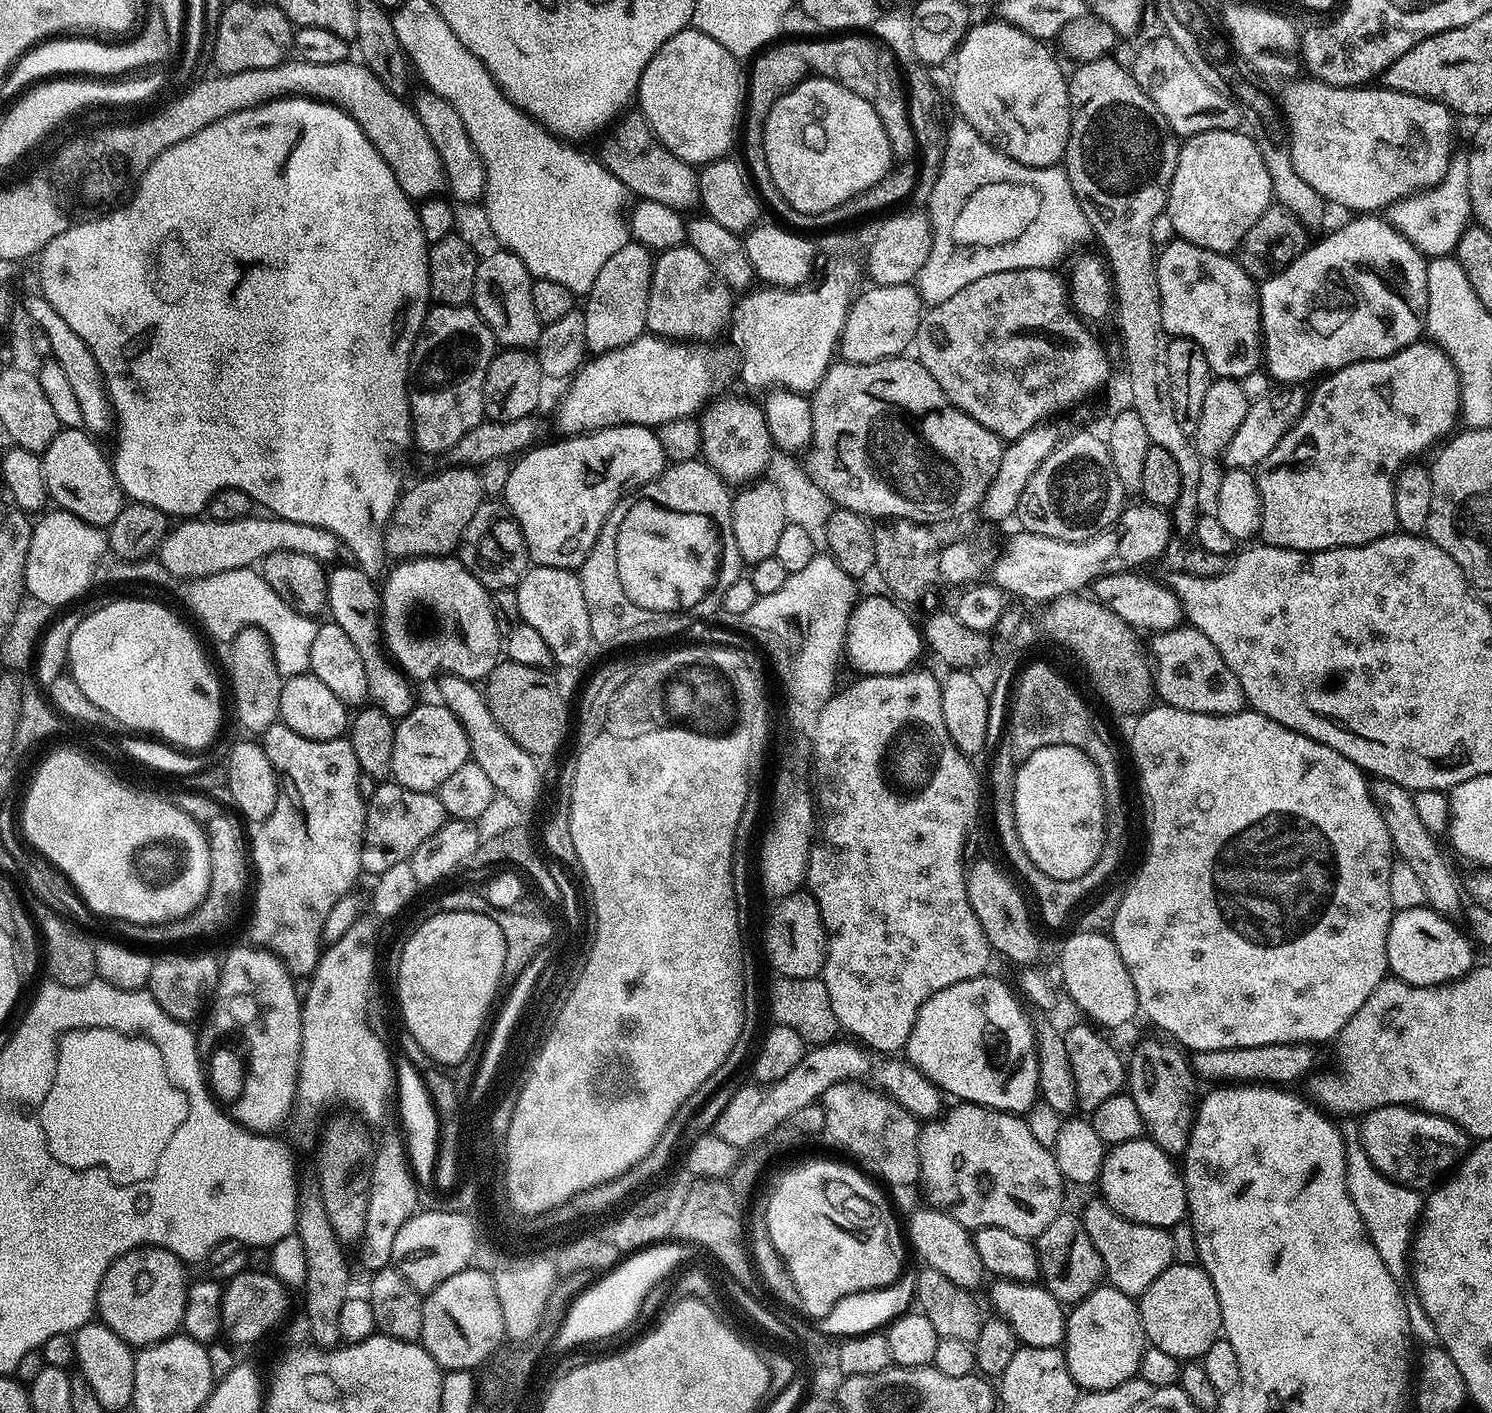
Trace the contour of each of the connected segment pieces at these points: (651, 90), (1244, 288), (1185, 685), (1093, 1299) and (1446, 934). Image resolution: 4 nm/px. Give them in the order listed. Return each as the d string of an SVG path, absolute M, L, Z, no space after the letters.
M691 26L683 28L678 34L674 34L674 38L667 40L658 50L658 54L654 54L654 58L650 58L650 62L640 79L640 87L638 89L638 104L640 100L640 105L638 105L638 108L655 132L656 139L672 151L674 155L684 160L685 163L693 166L703 166L709 164L711 160L727 157L731 153L728 151L732 148L732 139L735 136L737 139L738 121L742 116L742 72L740 76L740 68L736 64L739 64L737 57L731 56L722 46L718 46L718 42L714 42L714 38L702 34L699 30Z
M1173 238L1159 249L1156 277L1160 287L1162 326L1166 326L1169 337L1184 336L1187 340L1198 342L1198 346L1202 346L1202 354L1206 354L1213 377L1243 381L1244 376L1261 367L1260 293L1257 281L1249 276L1239 259Z
M1181 626L1151 637L1150 660L1154 665L1154 692L1163 703L1178 710L1190 710L1211 716L1233 716L1246 708L1244 691L1234 678L1234 670L1222 662L1222 654L1214 650L1214 642L1197 628Z
M1111 1286L1094 1289L1067 1313L1062 1347L1077 1389L1101 1392L1137 1379L1146 1347L1137 1301Z
M1427 906L1397 911L1386 938L1388 972L1395 979L1414 986L1450 984L1467 976L1474 967L1473 941L1448 920L1451 919L1447 915Z

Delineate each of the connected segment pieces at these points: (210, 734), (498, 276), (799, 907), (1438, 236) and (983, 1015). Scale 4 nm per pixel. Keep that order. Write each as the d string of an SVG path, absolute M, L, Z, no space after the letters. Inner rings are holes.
M137 598L135 600L115 600L112 604L102 604L93 607L78 622L78 630L70 638L70 650L68 651L67 667L70 674L82 686L82 694L94 702L94 706L101 708L106 715L112 715L123 724L128 730L135 730L140 734L151 734L169 745L181 750L202 750L216 736L216 731L220 728L220 684L216 681L216 676L212 673L212 668L208 665L208 660L204 657L204 652L200 649L200 644L196 641L196 636L171 612L168 608L163 608L160 604L155 604L149 598Z
M499 250L481 259L476 265L471 303L476 313L490 326L497 345L504 348L531 349L540 337L541 323L534 310L534 277L528 273L522 258L513 252Z
M801 890L779 897L775 904L776 909L769 914L768 925L764 928L764 952L768 955L769 966L776 971L777 977L819 977L828 957L828 936L824 933L818 902L811 892Z
M1464 158L1453 159L1441 184L1407 200L1400 200L1390 209L1391 224L1428 258L1455 253L1458 238L1469 227L1471 216L1468 162Z
M992 974L976 976L966 982L954 982L954 986L938 990L938 994L930 997L920 1008L908 1039L907 1059L935 1082L941 1093L948 1095L949 1092L957 1096L957 1101L981 1104L999 1112L1027 1113L1037 1103L1040 1091L1040 1057L1036 1054L1038 1032L1034 1024L1032 1028L1031 1018L1024 1013L1025 1005L1013 989L1012 992Z

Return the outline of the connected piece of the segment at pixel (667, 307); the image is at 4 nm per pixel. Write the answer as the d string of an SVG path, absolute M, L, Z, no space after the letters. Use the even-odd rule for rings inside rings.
M682 243L655 257L646 310L649 333L681 342L702 342L706 336L716 336L723 328L725 331L733 311L733 289L716 277L714 270L710 270L710 262L698 250Z

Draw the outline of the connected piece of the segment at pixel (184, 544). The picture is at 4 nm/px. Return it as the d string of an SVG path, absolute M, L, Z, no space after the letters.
M253 514L238 522L218 522L207 518L188 518L171 529L160 542L158 559L166 566L170 574L177 578L185 576L188 582L195 582L210 574L222 574L226 570L252 568L257 562L263 562L270 554L281 550L290 550L294 554L306 554L306 558L314 558L321 562L329 562L336 556L338 541L330 530L322 530L322 526L306 526L306 522L290 522L281 520L271 514Z

